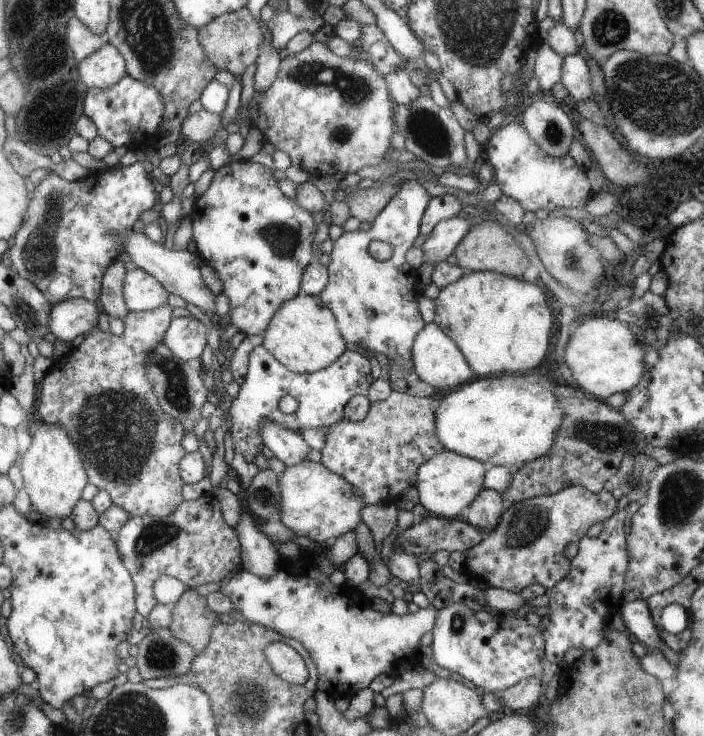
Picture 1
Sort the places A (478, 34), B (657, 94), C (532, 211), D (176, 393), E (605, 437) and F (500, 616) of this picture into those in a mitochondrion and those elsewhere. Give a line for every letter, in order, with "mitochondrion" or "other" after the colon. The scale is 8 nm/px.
A: mitochondrion
B: mitochondrion
C: other
D: mitochondrion
E: mitochondrion
F: other

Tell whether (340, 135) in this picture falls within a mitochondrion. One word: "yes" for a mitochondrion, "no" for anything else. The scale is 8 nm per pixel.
yes

